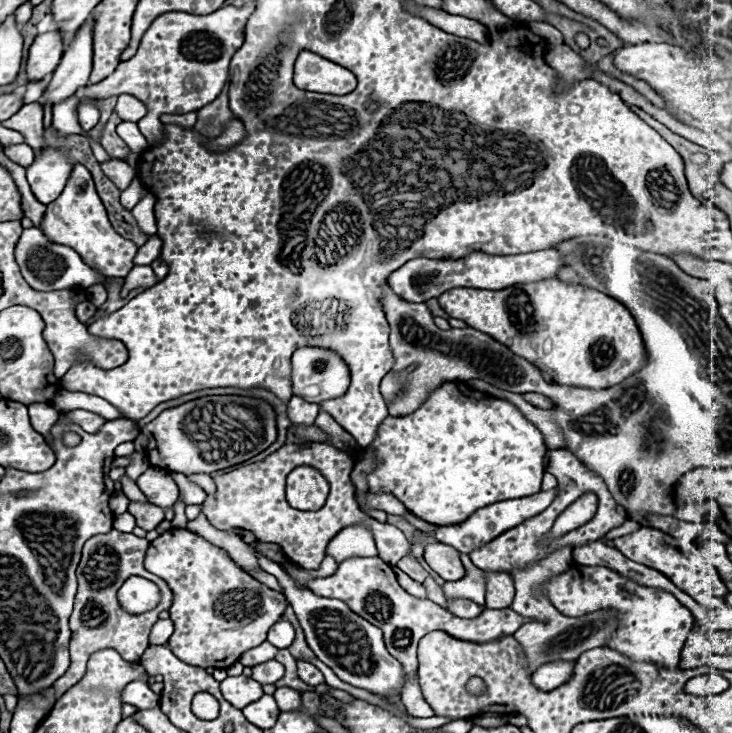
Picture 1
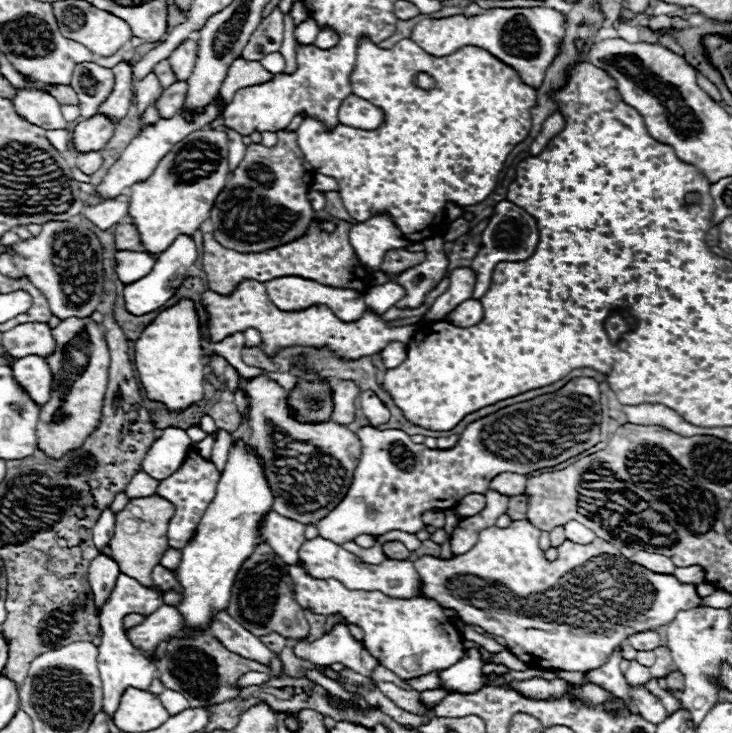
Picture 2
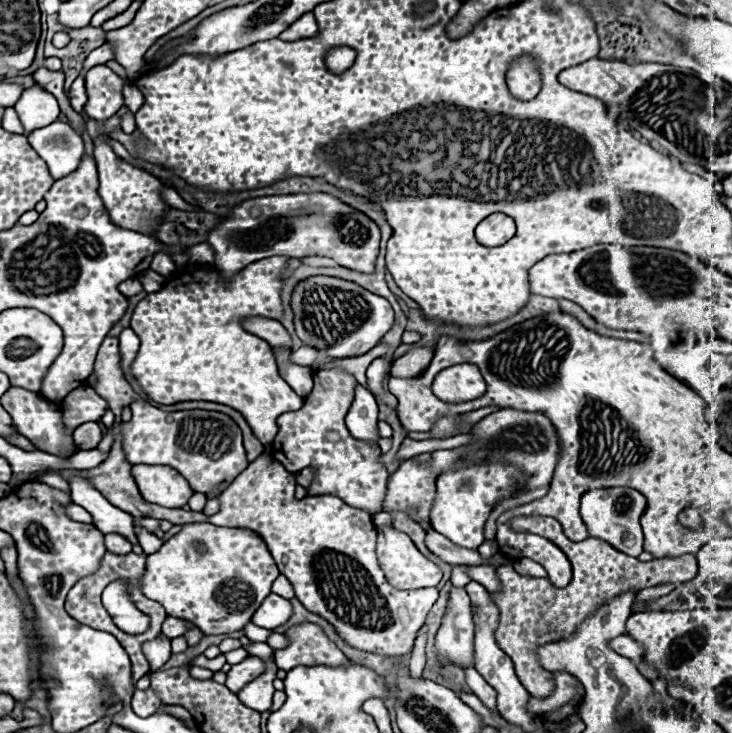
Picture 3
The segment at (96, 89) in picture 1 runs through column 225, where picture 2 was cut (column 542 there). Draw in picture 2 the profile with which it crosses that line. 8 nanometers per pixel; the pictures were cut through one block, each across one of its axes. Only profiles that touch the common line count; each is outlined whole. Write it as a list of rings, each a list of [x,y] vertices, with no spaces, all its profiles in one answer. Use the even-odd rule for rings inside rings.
[[[492,8],[476,18],[450,16],[422,20],[412,30],[412,40],[424,48],[430,56],[448,56],[462,46],[480,46],[492,52],[500,62],[516,70],[522,82],[534,90],[540,90],[546,70],[552,66],[560,44],[566,34],[566,16],[554,8]]]

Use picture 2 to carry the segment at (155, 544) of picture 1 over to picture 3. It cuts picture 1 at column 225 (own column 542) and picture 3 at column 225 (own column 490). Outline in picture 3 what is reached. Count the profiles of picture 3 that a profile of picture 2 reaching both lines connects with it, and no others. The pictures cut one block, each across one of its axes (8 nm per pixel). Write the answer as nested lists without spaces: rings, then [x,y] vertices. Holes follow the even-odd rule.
[[[198,522],[184,526],[158,552],[148,554],[140,586],[148,598],[154,598],[166,608],[168,616],[186,618],[206,636],[216,636],[242,630],[262,604],[262,598],[270,594],[270,586],[278,574],[266,544],[264,548],[258,546],[246,530]],[[232,582],[246,584],[254,594],[222,594],[230,592],[228,586]]]

